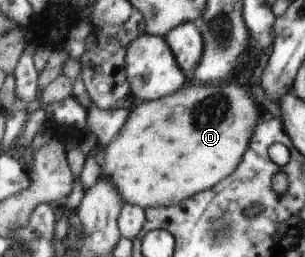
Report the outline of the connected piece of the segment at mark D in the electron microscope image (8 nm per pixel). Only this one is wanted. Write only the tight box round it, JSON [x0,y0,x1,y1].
[102,81,259,210]

